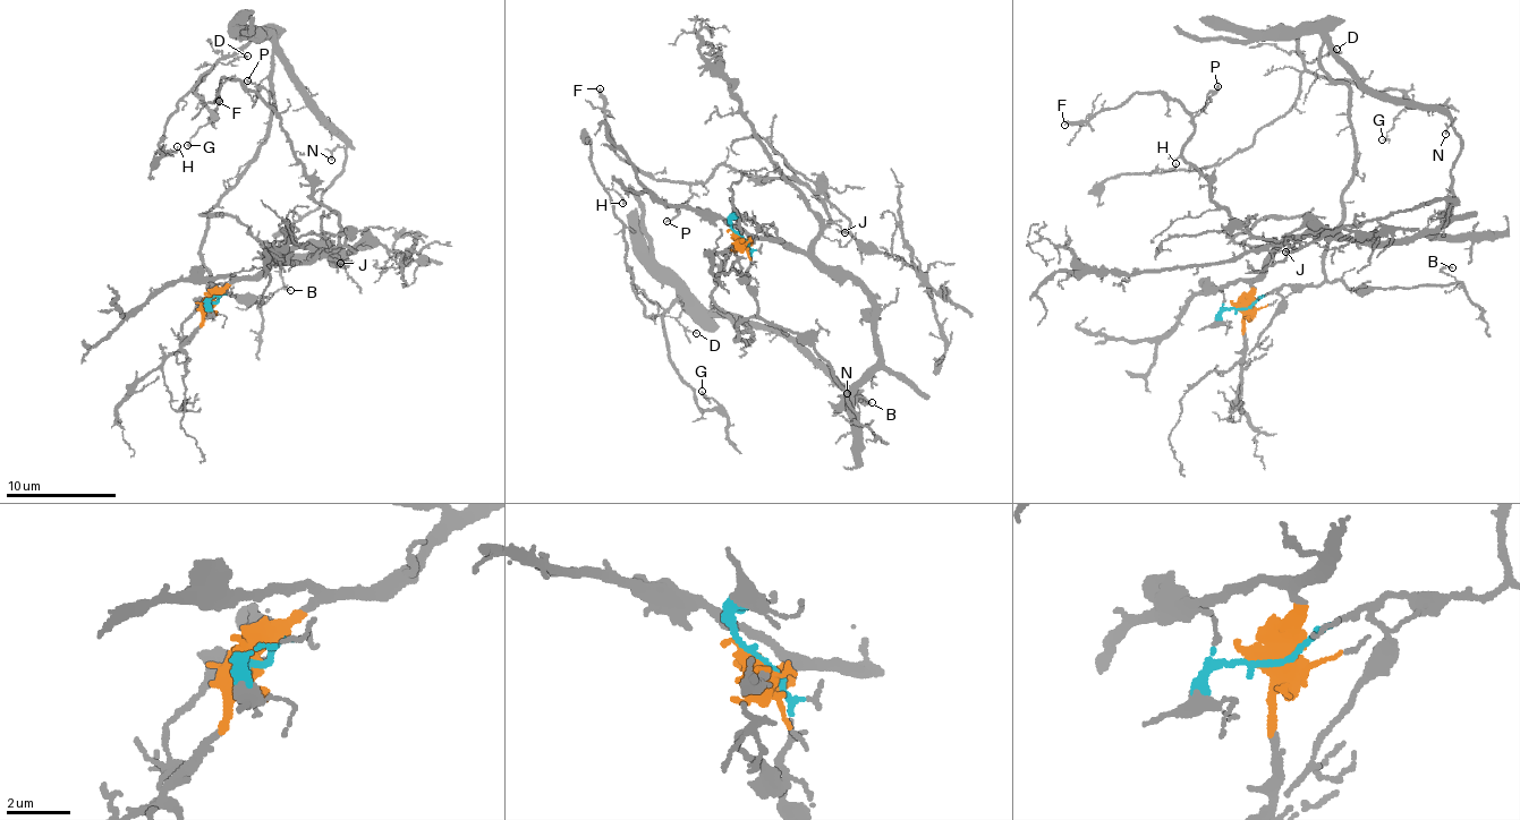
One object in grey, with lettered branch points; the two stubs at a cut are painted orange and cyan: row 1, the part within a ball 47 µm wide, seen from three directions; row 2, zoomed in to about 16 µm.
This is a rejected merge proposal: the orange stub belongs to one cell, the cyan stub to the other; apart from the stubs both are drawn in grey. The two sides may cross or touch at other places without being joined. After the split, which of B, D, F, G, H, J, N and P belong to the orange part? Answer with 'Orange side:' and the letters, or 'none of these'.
Orange side: F, J, P

